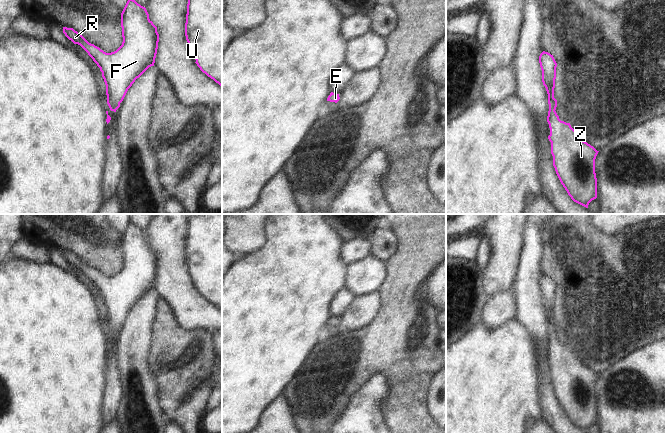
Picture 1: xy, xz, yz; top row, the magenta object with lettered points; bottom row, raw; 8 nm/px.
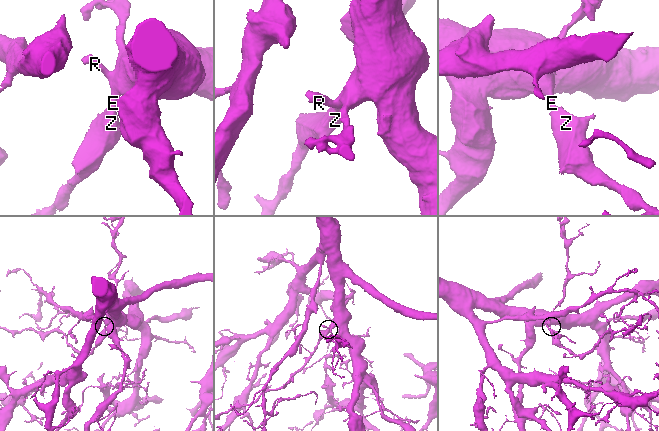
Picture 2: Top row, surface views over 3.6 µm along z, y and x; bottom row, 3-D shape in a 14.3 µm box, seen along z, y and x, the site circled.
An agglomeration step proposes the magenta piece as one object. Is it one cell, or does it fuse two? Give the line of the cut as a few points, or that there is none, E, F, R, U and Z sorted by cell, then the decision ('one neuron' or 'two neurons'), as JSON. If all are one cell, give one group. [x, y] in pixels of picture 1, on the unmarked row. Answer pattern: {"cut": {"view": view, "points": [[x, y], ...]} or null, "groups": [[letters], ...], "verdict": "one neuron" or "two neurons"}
{"cut": null, "groups": [["E", "F", "R", "U", "Z"]], "verdict": "one neuron"}

